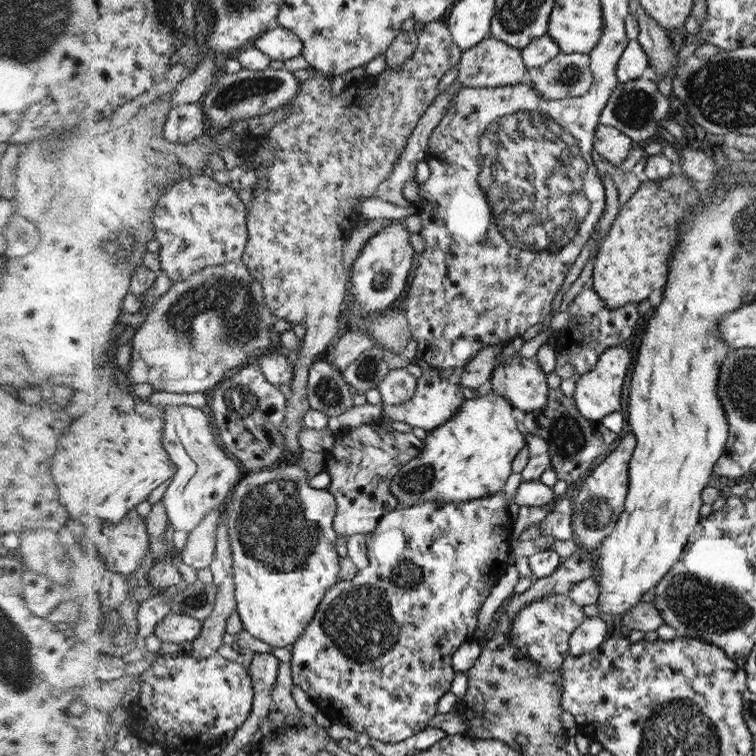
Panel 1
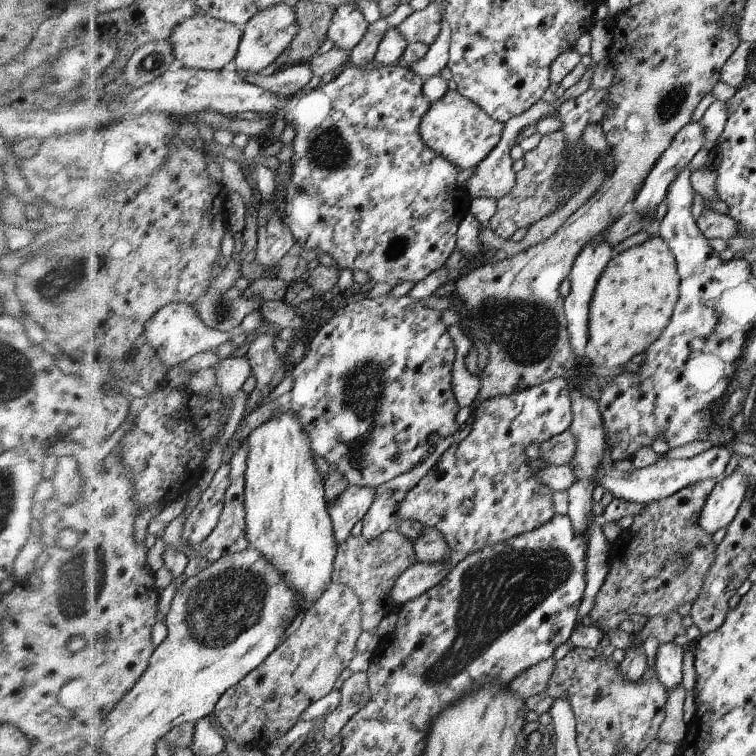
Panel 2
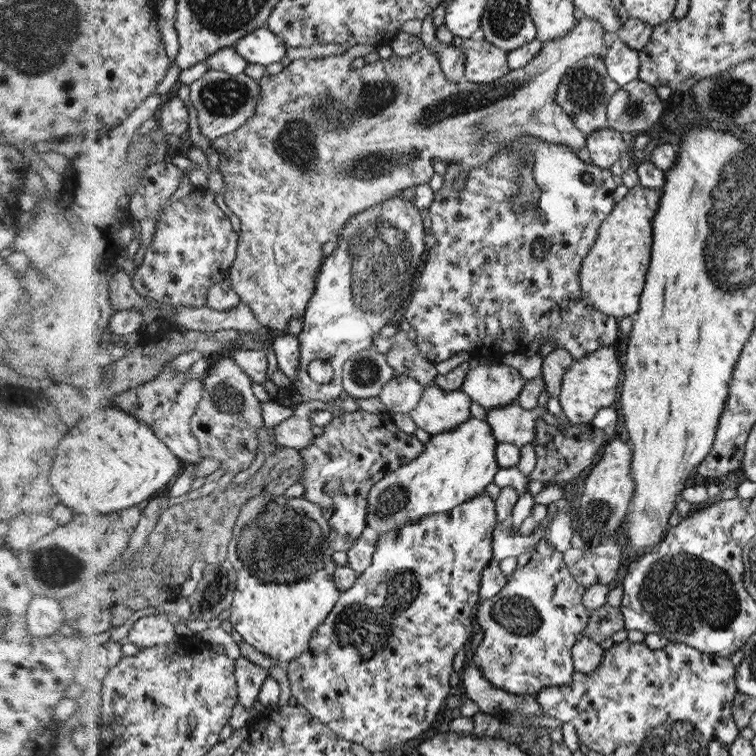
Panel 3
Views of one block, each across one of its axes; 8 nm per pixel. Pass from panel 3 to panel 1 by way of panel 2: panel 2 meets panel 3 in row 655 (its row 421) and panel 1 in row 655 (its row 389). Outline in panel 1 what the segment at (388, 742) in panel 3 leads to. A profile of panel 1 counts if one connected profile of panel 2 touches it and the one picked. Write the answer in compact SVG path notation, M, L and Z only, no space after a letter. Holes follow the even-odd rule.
M504 493L486 496L469 501L426 501L413 506L398 508L381 519L369 534L367 555L369 565L357 569L354 578L350 581L340 581L334 584L334 588L327 594L326 599L306 634L293 645L293 673L298 687L306 689L314 700L320 705L320 710L330 718L336 725L342 724L356 733L366 733L370 738L376 738L384 743L397 743L413 737L420 730L428 726L428 722L436 716L437 704L442 695L450 690L451 682L454 680L454 669L452 668L452 655L461 644L464 644L472 634L475 634L478 624L478 612L486 596L490 594L490 588L496 586L500 580L498 576L504 574L508 568L508 556L510 556L510 532L512 532L512 520L508 514L506 498Z

